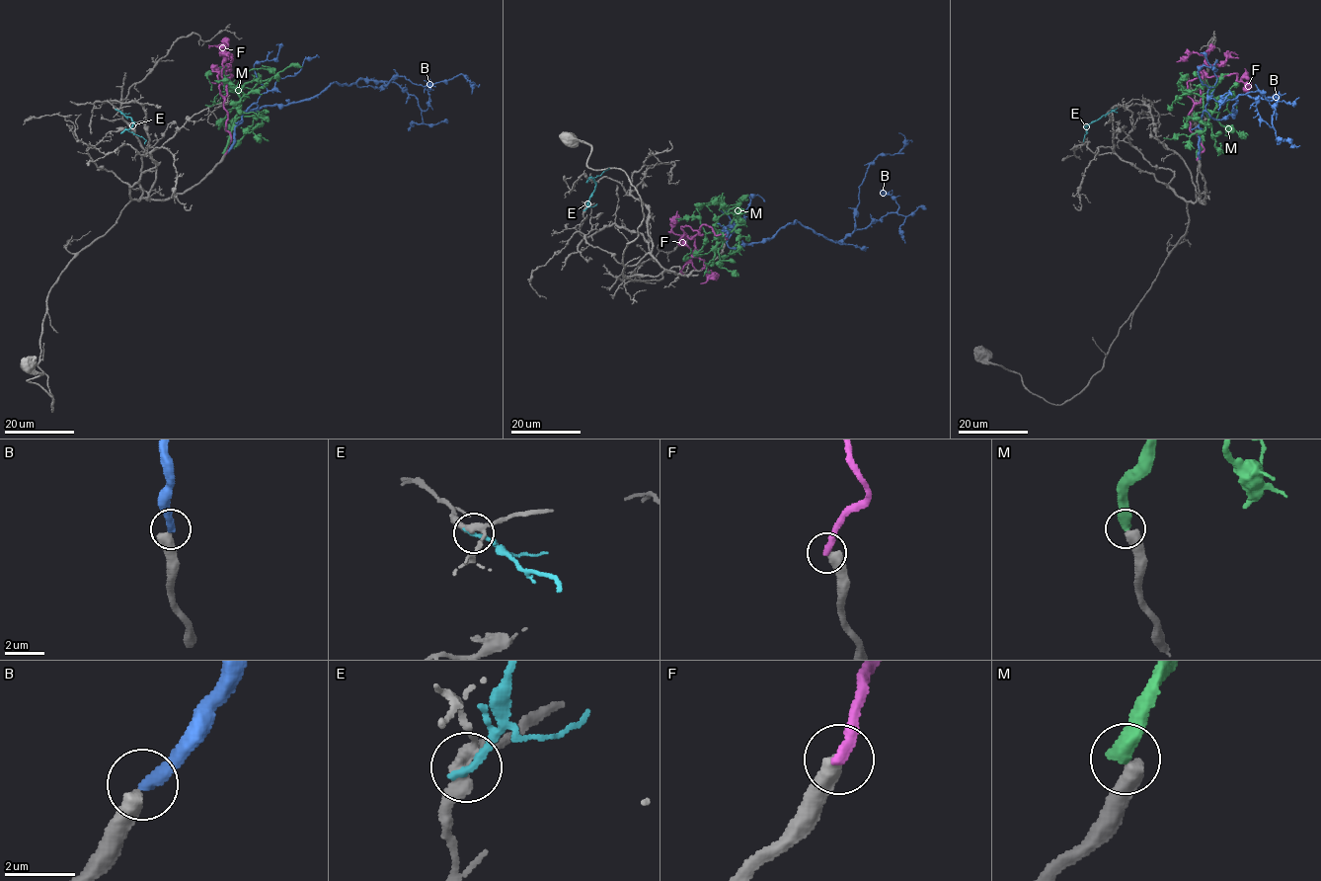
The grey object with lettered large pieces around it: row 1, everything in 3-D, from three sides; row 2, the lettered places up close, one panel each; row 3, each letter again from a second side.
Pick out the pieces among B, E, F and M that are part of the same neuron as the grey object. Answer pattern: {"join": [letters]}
{"join": []}

